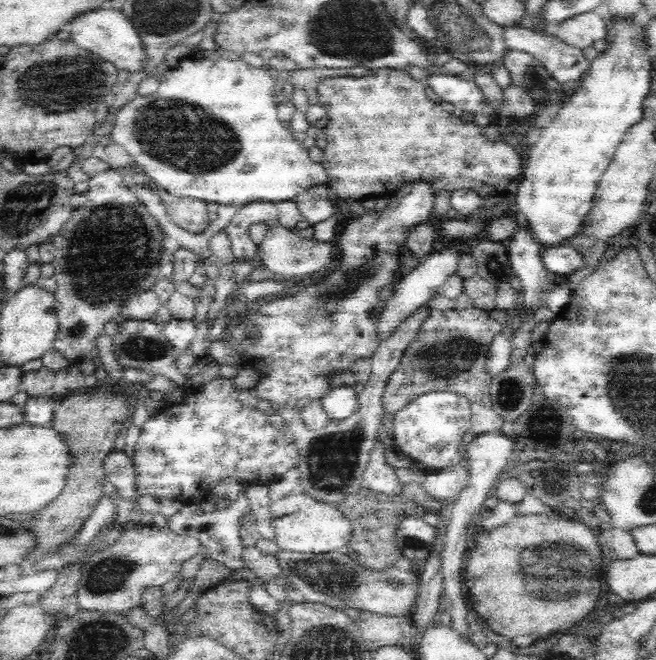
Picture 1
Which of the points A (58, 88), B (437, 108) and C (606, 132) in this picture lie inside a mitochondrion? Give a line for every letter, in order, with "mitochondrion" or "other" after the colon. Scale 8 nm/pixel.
A: mitochondrion
B: other
C: other

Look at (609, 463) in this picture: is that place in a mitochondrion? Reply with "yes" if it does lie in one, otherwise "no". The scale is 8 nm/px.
no

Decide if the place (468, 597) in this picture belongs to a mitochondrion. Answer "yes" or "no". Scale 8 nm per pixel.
no

